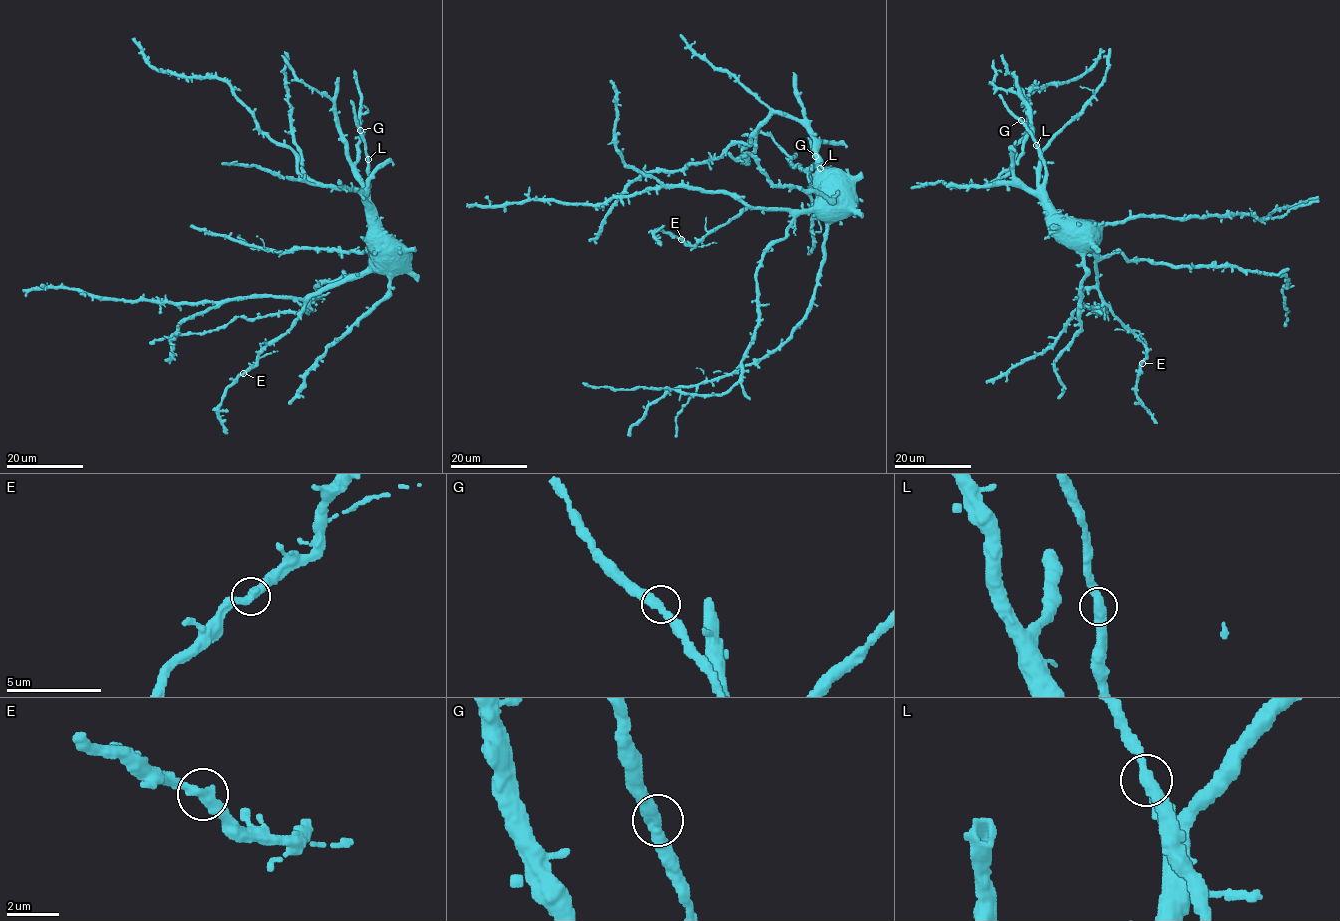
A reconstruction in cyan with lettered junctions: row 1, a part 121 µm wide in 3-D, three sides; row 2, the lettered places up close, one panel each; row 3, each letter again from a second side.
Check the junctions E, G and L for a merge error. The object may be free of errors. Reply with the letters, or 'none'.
none

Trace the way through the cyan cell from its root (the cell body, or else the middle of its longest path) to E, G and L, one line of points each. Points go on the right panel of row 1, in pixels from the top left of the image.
E: (1064, 219), (1068, 217), (1076, 222), (1080, 234), (1094, 250), (1101, 298), (1142, 342), (1147, 356), (1141, 363)
G: (1064, 219), (1065, 216), (1055, 210), (1047, 197), (1045, 160), (1032, 133), (1021, 120)
L: (1064, 219), (1045, 190), (1045, 160), (1036, 145)

